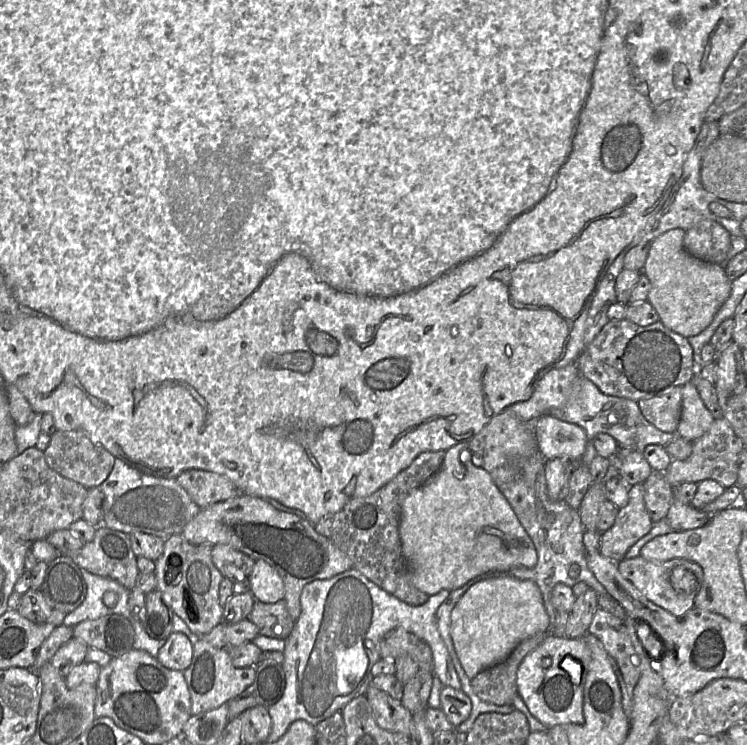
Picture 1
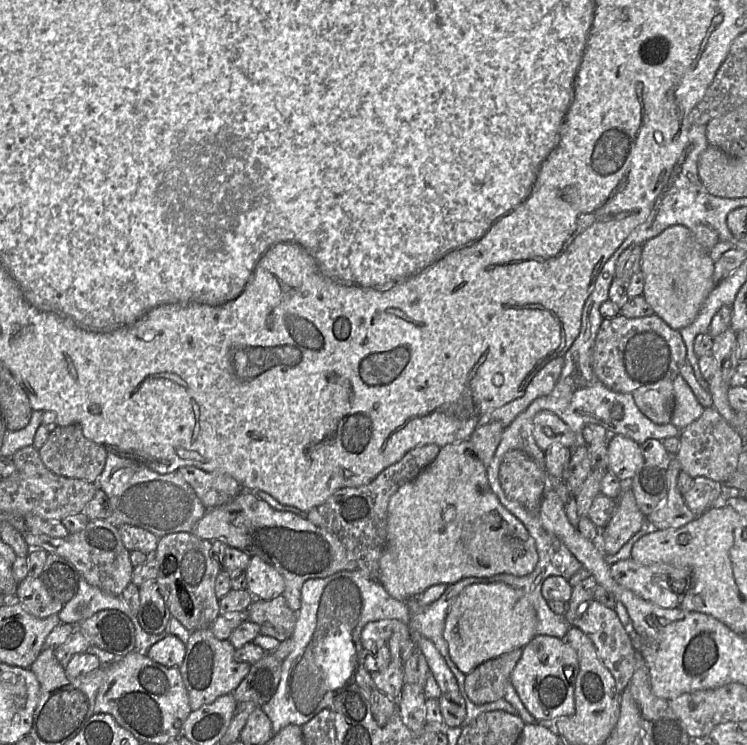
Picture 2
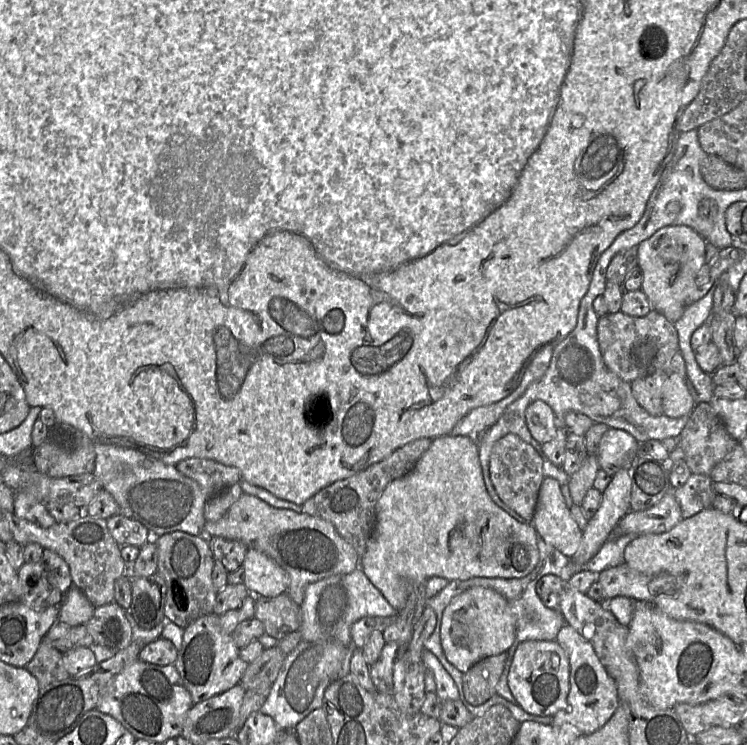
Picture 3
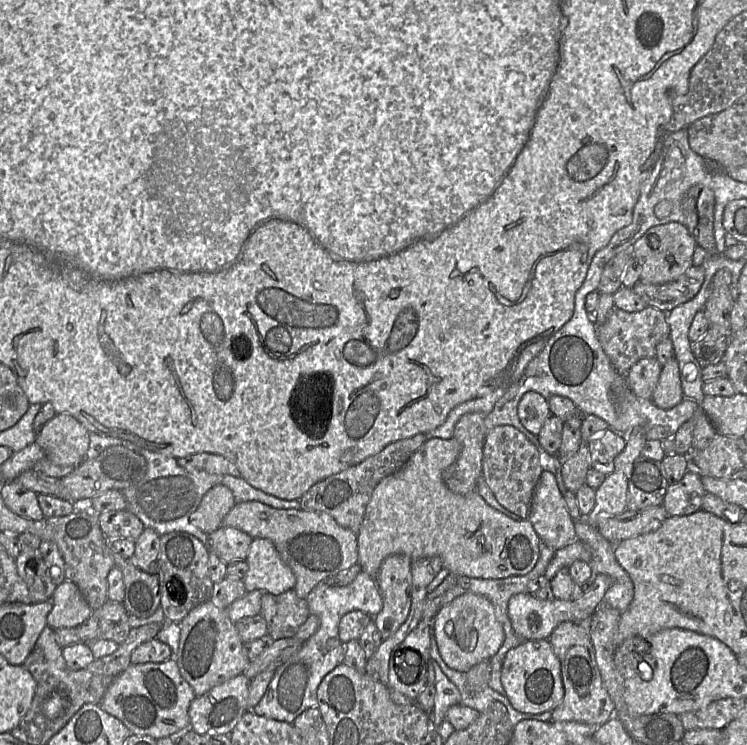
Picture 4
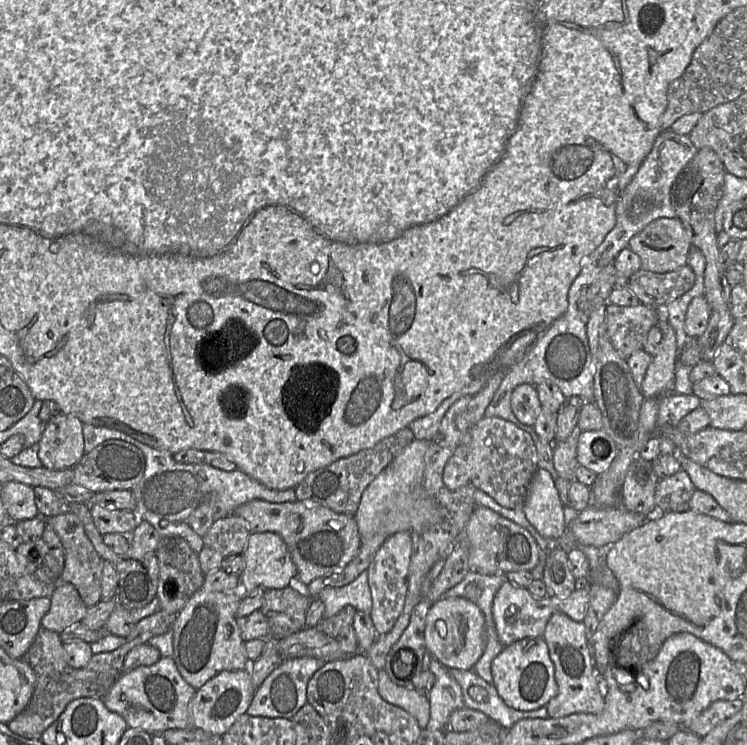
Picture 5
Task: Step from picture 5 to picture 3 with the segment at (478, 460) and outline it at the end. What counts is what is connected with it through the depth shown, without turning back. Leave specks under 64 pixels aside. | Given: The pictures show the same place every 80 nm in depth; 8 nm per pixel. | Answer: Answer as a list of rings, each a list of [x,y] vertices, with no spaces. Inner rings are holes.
[[[515,434],[499,439],[490,455],[489,471],[494,488],[501,500],[527,521],[531,521],[543,482],[543,462],[539,453]]]

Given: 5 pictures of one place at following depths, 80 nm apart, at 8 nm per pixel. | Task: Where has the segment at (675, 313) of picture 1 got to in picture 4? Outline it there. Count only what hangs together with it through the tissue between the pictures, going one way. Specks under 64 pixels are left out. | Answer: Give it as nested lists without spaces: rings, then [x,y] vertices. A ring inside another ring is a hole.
[[[668,222],[649,228],[631,247],[641,266],[640,280],[646,284],[664,284],[676,280],[693,266],[693,253],[697,243],[681,223]]]

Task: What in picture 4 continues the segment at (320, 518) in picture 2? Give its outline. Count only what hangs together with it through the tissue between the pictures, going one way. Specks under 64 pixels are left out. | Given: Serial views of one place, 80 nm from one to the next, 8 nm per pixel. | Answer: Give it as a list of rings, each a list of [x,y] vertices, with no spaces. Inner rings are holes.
[[[417,434],[392,442],[379,453],[366,458],[359,464],[317,482],[300,498],[301,509],[327,513],[340,526],[357,535],[375,487],[382,479],[400,470],[427,439],[426,434]]]

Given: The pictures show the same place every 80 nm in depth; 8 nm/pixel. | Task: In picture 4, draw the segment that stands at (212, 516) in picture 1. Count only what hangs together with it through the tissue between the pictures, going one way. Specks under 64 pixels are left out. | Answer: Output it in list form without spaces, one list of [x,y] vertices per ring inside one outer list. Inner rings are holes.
[[[247,501],[236,503],[224,517],[222,526],[240,529],[252,539],[270,540],[281,559],[295,575],[296,583],[293,590],[302,599],[306,599],[318,584],[358,562],[356,533],[340,526],[324,512],[280,509],[259,501]]]

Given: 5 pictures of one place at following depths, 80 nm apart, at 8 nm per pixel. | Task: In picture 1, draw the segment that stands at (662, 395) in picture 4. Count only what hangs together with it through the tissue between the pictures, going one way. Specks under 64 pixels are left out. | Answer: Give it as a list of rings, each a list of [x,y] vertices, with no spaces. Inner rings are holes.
[[[691,382],[685,383],[681,388],[682,411],[676,433],[680,438],[692,442],[709,430],[715,418]]]

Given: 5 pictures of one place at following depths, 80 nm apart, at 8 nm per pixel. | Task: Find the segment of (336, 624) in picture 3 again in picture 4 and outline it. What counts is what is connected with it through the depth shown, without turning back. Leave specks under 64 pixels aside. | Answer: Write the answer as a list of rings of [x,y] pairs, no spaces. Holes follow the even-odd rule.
[[[364,571],[346,586],[333,586],[324,582],[318,584],[311,590],[306,601],[310,614],[318,617],[319,627],[303,643],[301,649],[275,671],[261,701],[252,709],[259,716],[293,724],[302,712],[317,707],[317,690],[321,681],[335,667],[344,663],[345,643],[339,639],[340,619],[355,610],[375,617],[383,607],[375,579]]]

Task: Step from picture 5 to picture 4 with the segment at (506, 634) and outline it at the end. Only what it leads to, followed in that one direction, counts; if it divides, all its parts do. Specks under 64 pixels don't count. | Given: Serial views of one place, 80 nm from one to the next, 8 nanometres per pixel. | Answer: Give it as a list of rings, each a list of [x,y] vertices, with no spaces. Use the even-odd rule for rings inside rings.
[[[595,574],[586,584],[581,598],[574,601],[553,599],[539,600],[534,594],[520,593],[512,596],[508,602],[508,617],[514,632],[524,640],[549,639],[553,630],[564,621],[581,622],[589,619],[594,611],[603,603],[606,591],[612,584],[608,575]]]

